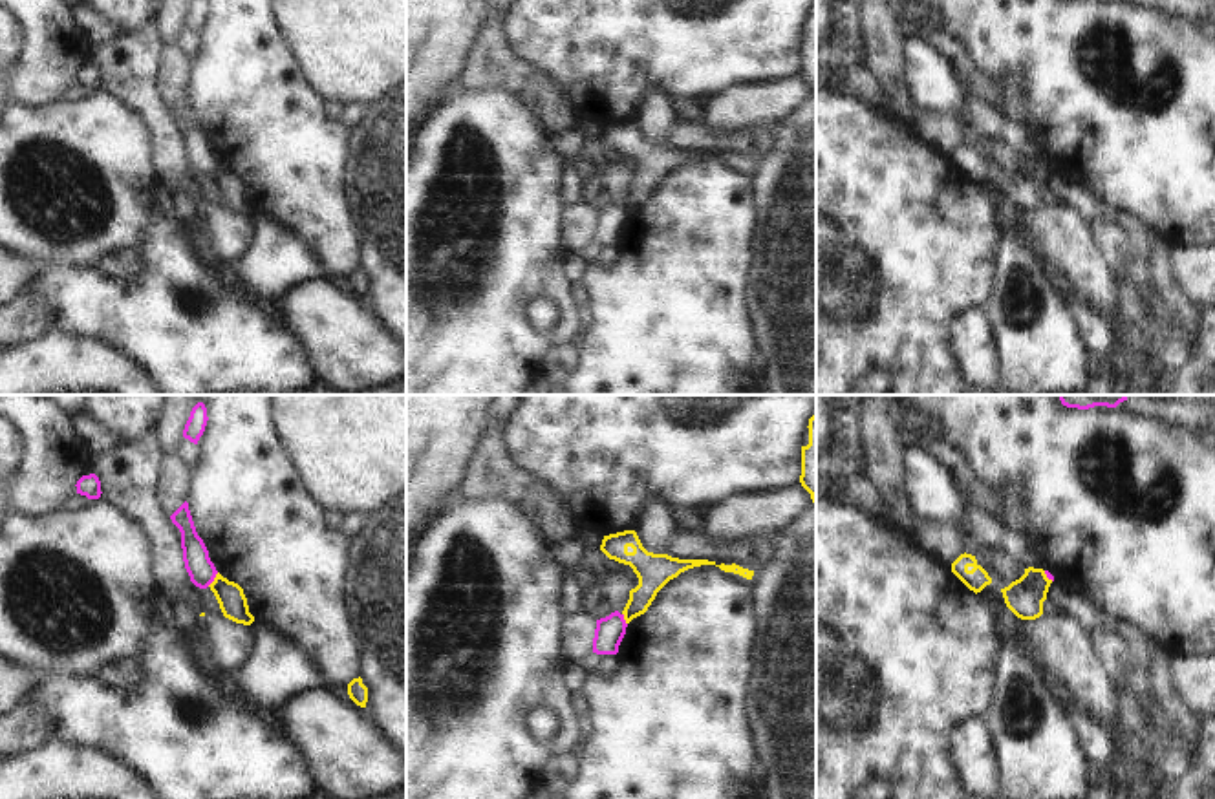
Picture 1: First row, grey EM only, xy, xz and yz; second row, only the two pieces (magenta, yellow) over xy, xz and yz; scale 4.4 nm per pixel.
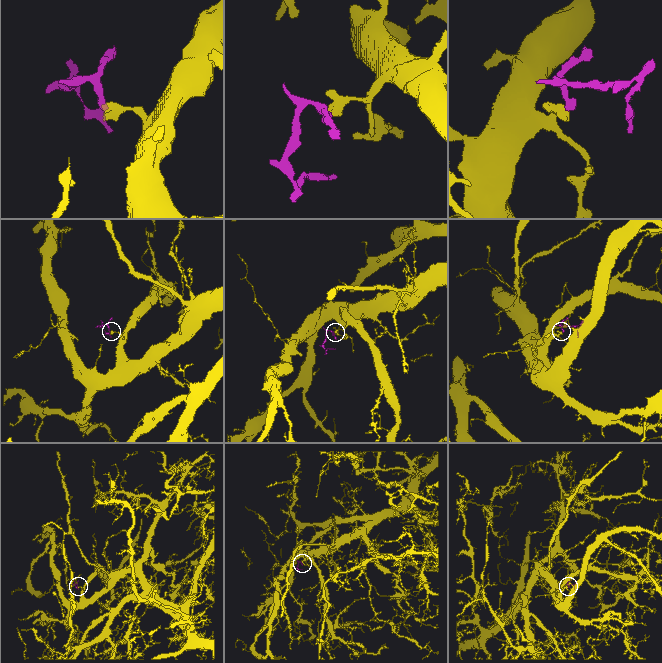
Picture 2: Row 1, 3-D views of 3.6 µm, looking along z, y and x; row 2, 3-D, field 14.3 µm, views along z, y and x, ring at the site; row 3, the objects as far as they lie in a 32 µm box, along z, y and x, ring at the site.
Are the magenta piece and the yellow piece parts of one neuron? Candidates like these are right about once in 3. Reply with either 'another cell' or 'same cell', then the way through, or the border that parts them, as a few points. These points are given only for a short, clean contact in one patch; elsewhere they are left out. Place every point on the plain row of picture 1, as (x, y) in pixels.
another cell; border xy (218, 163), (207, 176)

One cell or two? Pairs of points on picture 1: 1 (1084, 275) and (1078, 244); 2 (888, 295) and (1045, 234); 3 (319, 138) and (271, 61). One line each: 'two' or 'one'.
1: one
2: two
3: one

